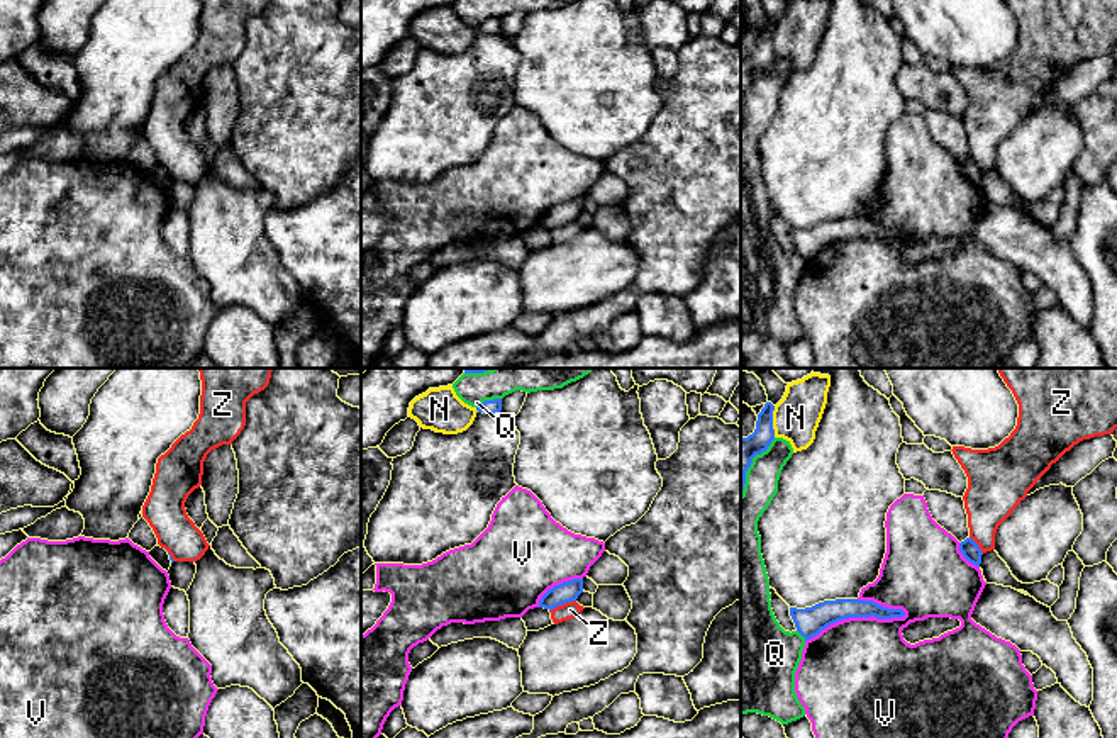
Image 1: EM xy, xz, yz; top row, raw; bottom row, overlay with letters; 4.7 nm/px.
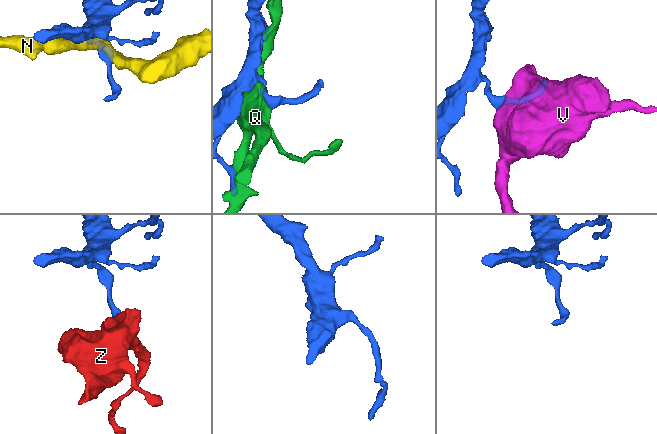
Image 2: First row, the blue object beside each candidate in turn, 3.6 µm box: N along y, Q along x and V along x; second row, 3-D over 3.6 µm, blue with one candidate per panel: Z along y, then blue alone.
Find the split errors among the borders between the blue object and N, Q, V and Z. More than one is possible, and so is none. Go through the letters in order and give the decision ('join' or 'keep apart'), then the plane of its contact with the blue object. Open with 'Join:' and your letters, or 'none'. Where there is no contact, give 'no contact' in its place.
Join: none
N: keep apart; meets blue in yz
Q: keep apart; meets blue in xz
V: keep apart; meets blue in yz
Z: keep apart; meets blue in xz

